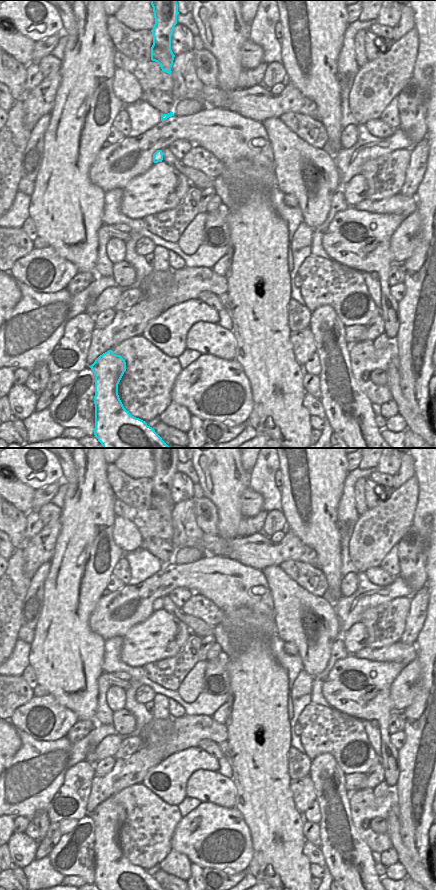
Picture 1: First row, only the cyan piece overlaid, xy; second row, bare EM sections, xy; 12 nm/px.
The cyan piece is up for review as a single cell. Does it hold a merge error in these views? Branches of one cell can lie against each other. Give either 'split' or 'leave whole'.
leave whole

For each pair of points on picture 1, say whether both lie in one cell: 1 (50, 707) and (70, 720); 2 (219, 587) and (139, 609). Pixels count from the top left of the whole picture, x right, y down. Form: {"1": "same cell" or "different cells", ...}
{"1": "same cell", "2": "same cell"}

